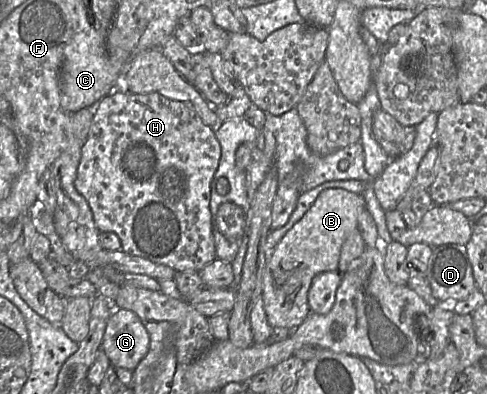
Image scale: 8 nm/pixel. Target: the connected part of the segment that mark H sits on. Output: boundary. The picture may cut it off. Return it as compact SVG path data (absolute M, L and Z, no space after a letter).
M114 90L98 103L94 111L88 136L82 145L81 159L74 185L79 194L87 201L97 229L101 232L115 233L120 239L123 252L168 266L176 272L199 272L216 259L209 202L211 182L219 164L220 154L221 149L215 138L214 129L202 123L189 103L172 101L159 93L132 95Z

